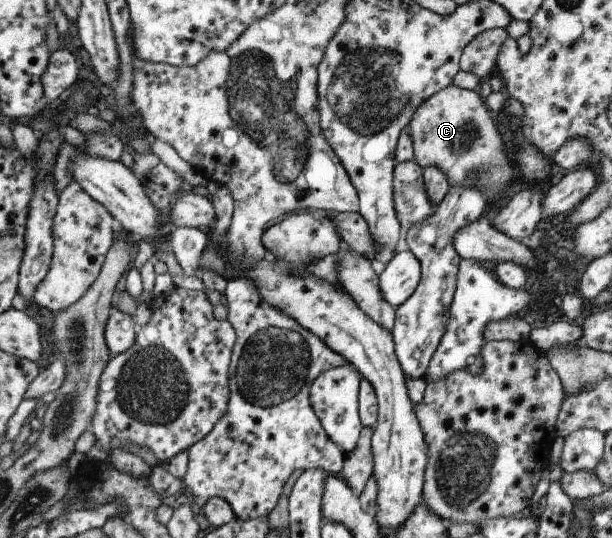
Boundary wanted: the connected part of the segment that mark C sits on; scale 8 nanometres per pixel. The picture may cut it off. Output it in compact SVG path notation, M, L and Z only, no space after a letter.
M453 84L439 90L428 97L415 111L408 123L407 129L413 146L413 159L423 169L427 166L438 167L445 174L450 186L472 186L483 192L490 203L504 197L507 187L517 181L513 177L500 134L494 121L494 116L484 107L476 91L464 90Z

